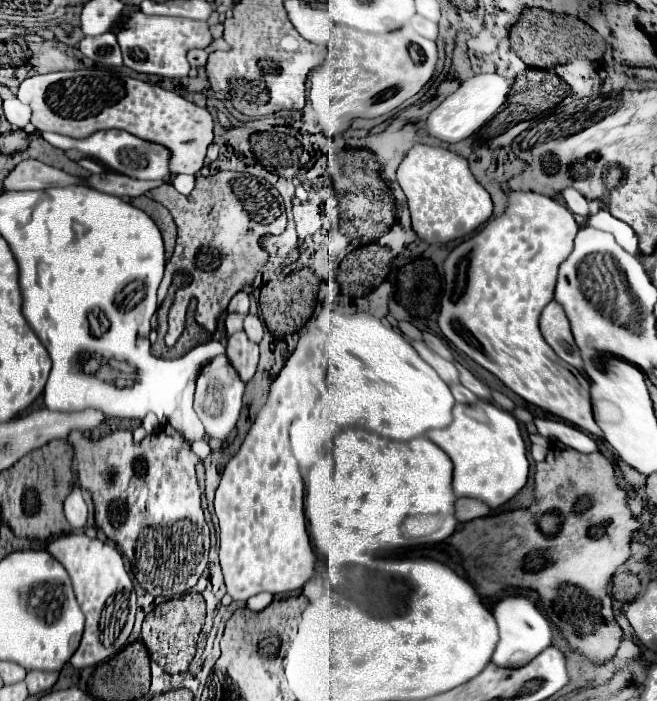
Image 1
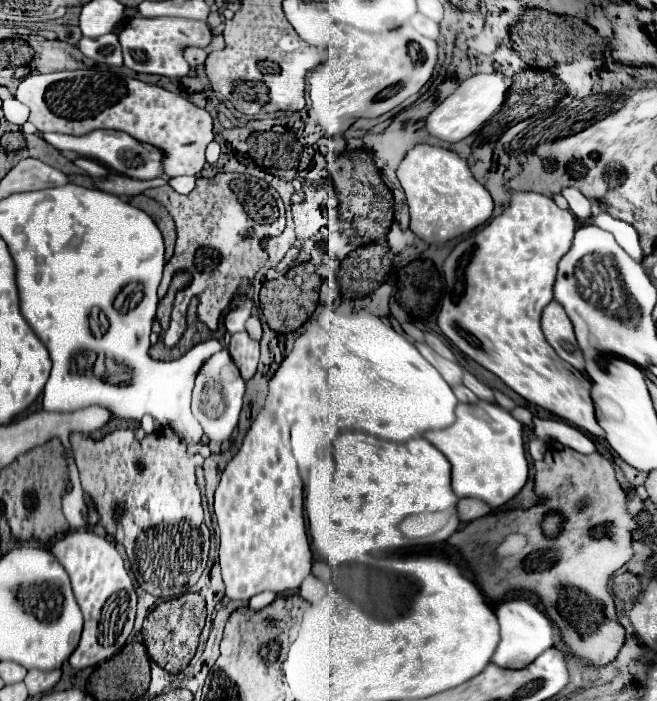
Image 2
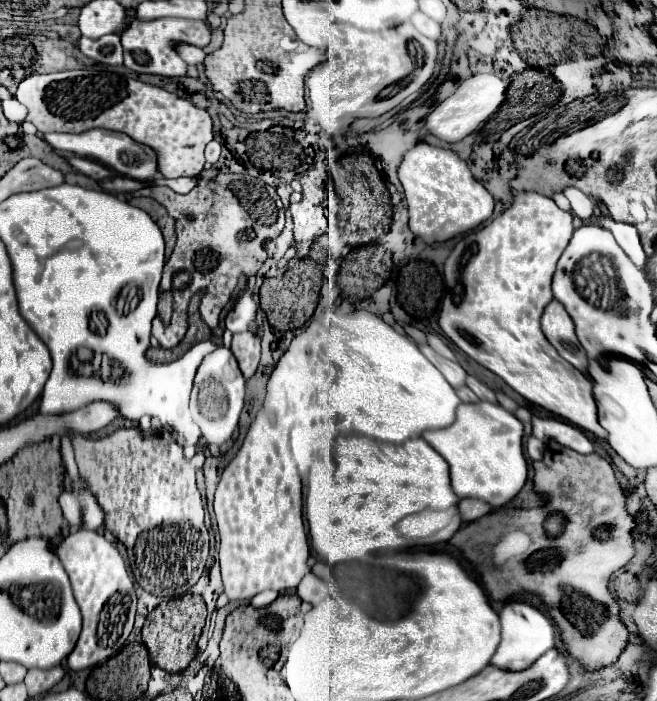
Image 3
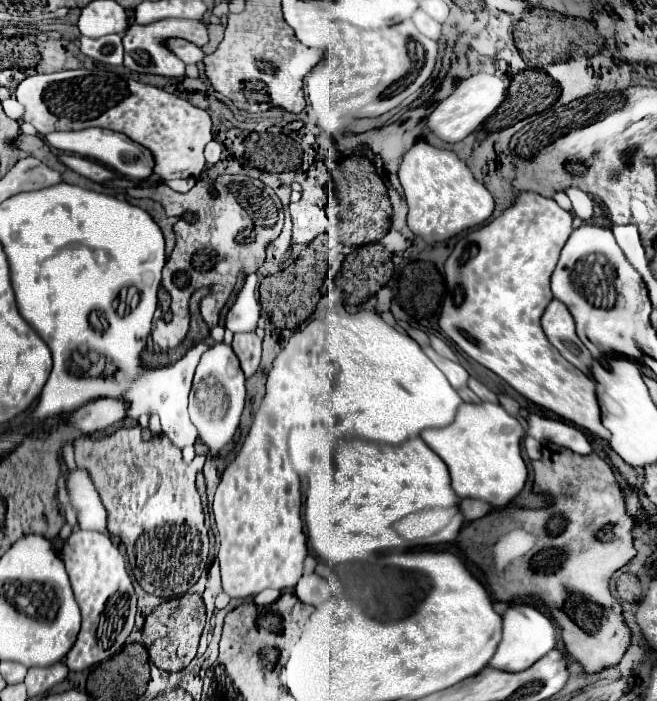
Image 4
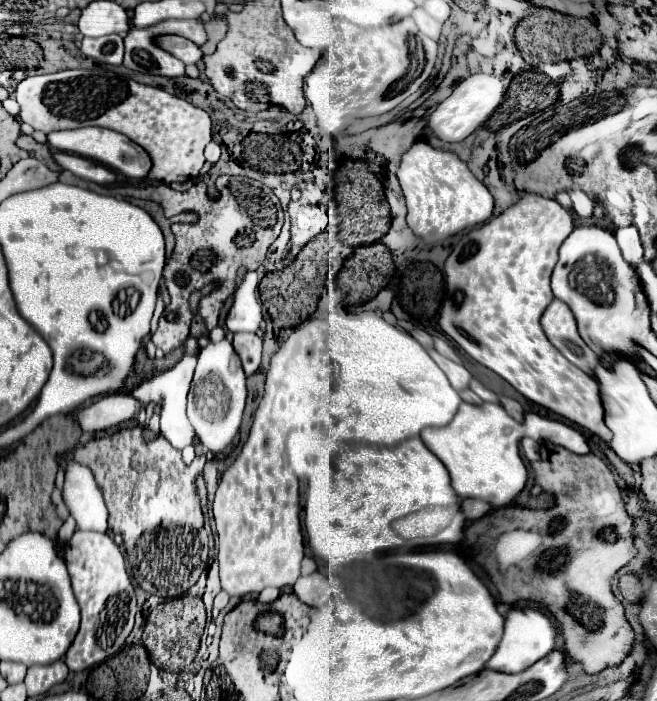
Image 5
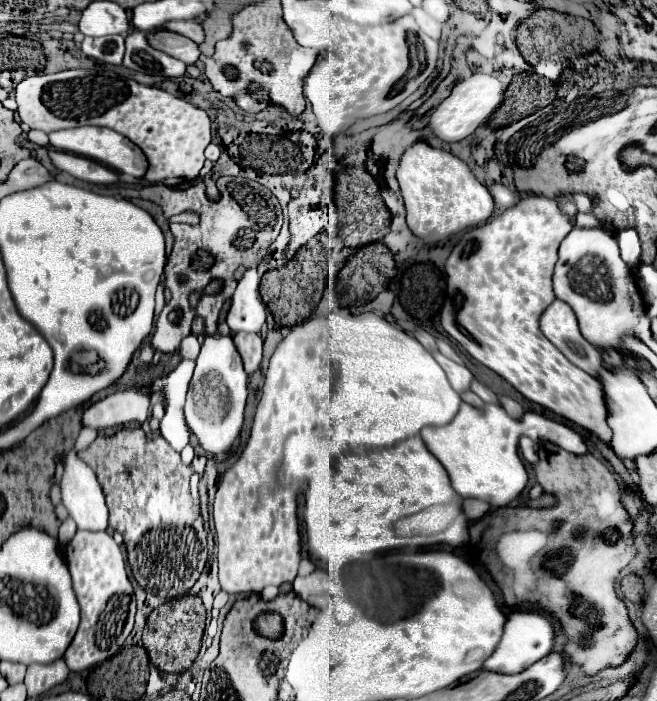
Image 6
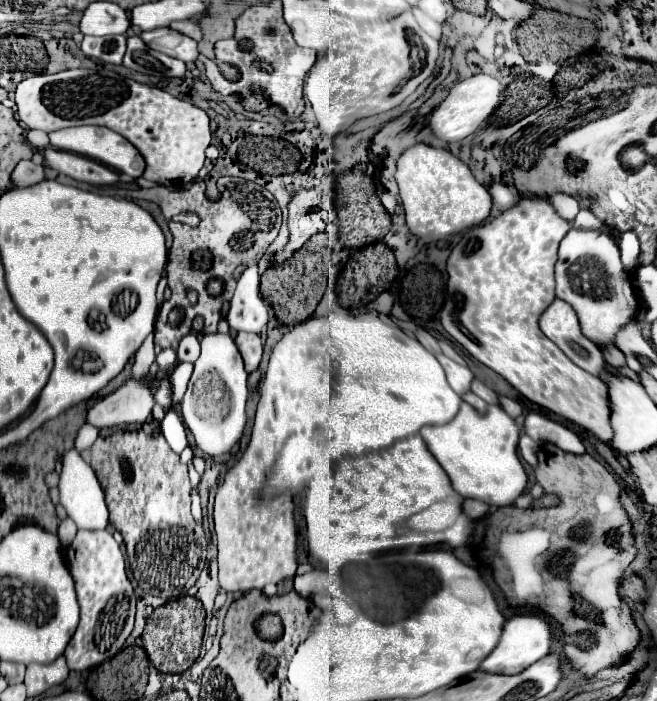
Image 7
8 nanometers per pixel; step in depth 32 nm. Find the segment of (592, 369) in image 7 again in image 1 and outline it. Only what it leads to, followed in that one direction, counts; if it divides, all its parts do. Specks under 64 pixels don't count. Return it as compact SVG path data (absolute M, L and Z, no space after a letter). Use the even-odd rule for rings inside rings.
M552 300L540 316L540 332L544 336L544 340L552 346L552 350L570 366L574 366L576 370L582 370L582 358L580 352L574 344L572 332L570 332L570 324L568 318L562 310L562 306Z

